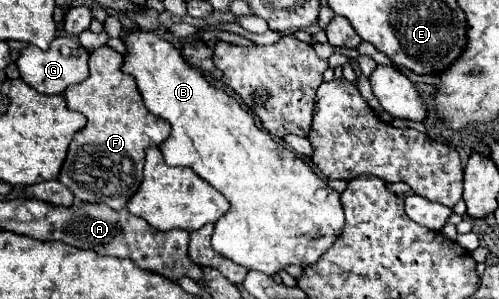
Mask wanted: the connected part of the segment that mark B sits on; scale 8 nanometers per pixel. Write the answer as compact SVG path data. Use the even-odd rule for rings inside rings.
M132 26L124 38L126 54L122 62L124 74L134 76L144 106L154 114L170 122L172 132L160 144L164 162L170 166L192 168L202 180L224 194L230 202L230 210L220 216L212 234L212 248L228 256L232 262L246 266L248 270L260 270L274 276L288 264L310 266L314 264L336 240L344 226L344 210L340 194L332 190L296 152L278 144L268 132L256 126L254 118L238 104L238 100L224 90L212 86L206 76L192 68L170 42L152 32L144 32Z

